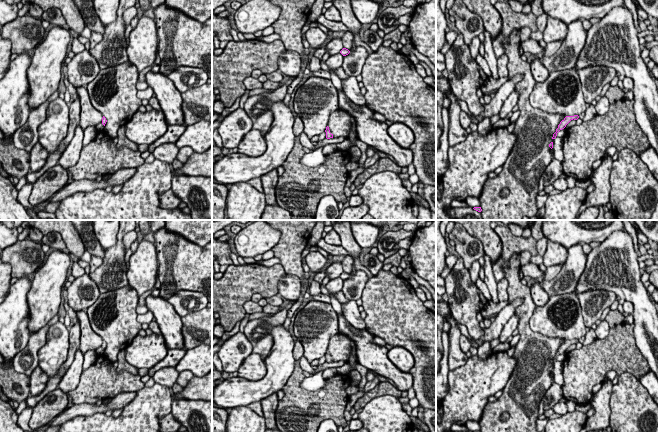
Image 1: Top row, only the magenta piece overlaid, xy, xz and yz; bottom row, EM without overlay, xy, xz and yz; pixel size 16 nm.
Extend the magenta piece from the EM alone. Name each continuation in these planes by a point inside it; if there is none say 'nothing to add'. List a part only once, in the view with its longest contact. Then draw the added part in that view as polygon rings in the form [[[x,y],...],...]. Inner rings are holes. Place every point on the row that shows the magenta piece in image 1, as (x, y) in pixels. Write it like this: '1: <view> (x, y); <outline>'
nothing to add

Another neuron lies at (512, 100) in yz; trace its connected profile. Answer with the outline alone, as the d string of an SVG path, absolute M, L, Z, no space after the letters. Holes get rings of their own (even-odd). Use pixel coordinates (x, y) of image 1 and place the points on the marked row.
M514 90L505 100L499 112L500 119L504 119L510 112L512 112L512 109L518 104L518 99L519 93Z

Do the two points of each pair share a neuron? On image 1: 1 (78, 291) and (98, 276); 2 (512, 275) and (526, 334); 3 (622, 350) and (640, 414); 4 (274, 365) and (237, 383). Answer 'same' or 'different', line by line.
1: different
2: same
3: different
4: same

